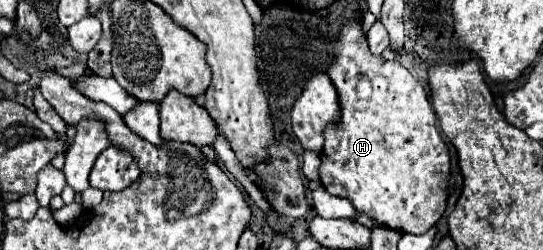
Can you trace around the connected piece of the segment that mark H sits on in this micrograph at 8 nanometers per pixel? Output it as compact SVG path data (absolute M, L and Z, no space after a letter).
M352 21L342 29L342 37L338 39L338 63L330 65L328 75L338 89L342 123L326 127L324 149L320 153L320 183L330 195L348 199L356 211L370 215L398 233L426 233L446 209L450 157L436 129L436 113L422 85L396 59L384 61L370 53L366 37L362 35L362 21Z

